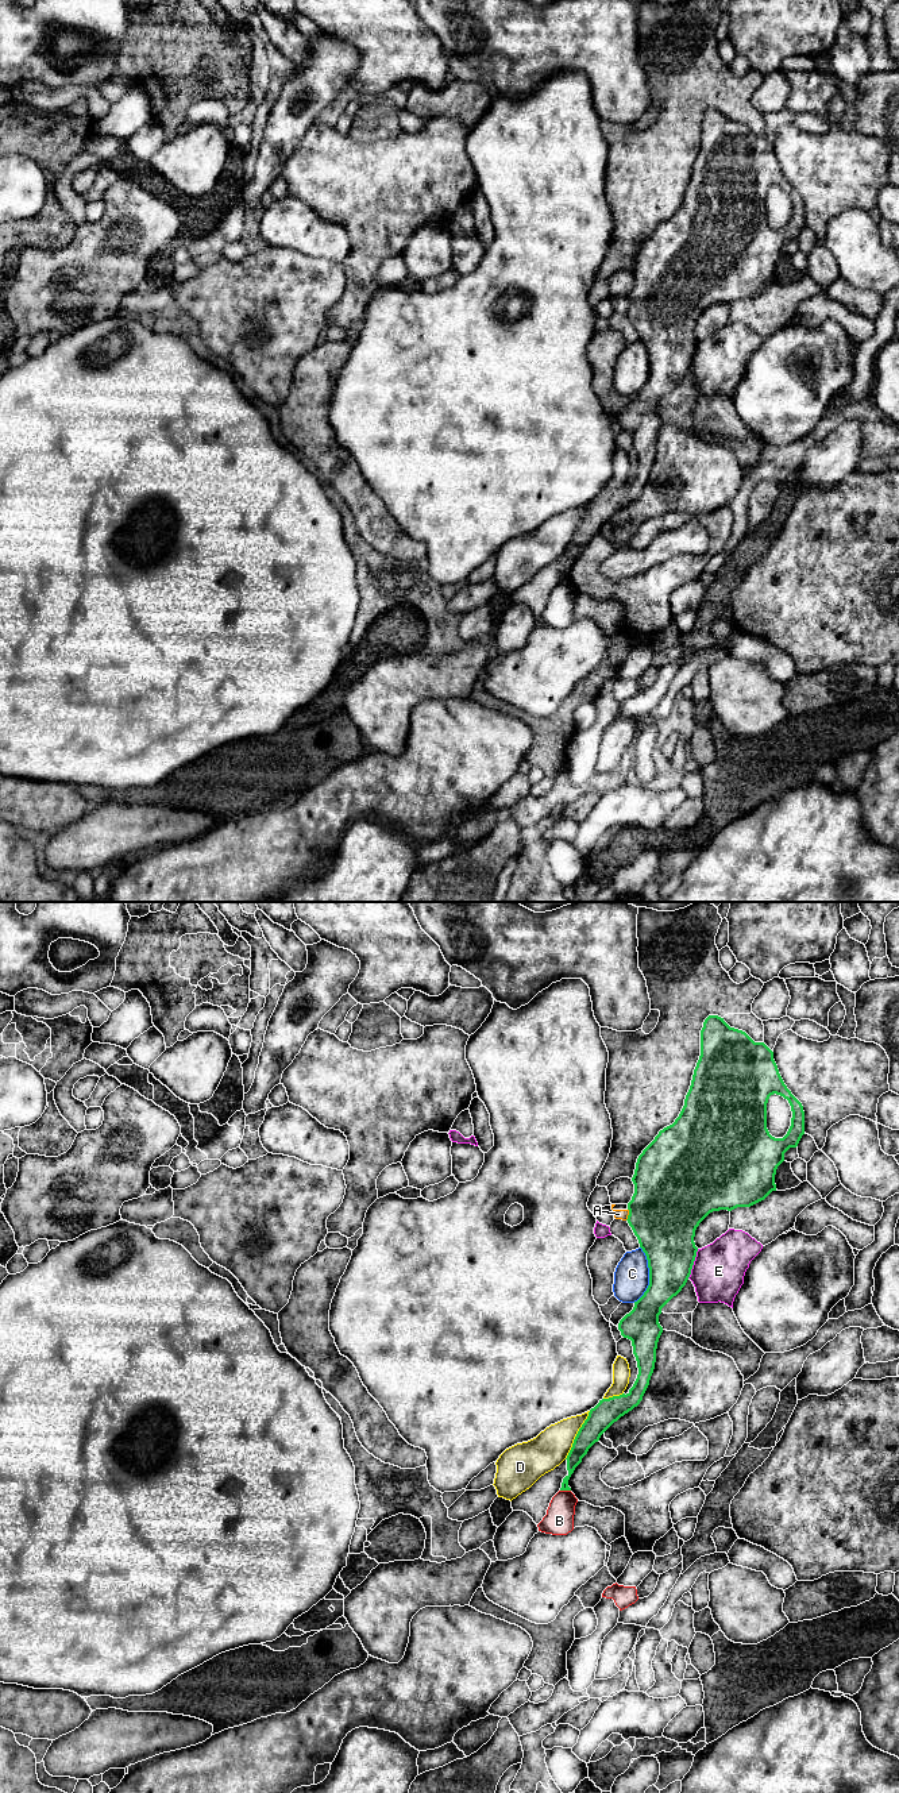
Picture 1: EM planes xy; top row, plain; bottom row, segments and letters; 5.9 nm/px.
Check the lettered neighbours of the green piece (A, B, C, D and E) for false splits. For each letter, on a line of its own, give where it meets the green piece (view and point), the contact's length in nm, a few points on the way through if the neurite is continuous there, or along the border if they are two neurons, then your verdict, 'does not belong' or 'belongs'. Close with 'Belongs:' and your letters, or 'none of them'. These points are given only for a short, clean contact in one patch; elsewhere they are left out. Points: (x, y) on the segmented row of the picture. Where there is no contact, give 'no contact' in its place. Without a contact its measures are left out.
A: meets green in xy at (629, 1214); contact 70 nm long; border along xy (628, 1209), (625, 1219); does not belong
B: meets green in xy at (566, 1489); contact 60 nm long; does not belong
C: meets green in xy at (649, 1275); contact 340 nm long; does not belong
D: meets green in xy at (577, 1435); contact 320 nm long; does not belong
E: meets green in xy at (693, 1264); contact 190 nm long; does not belong
Belongs: none of them

